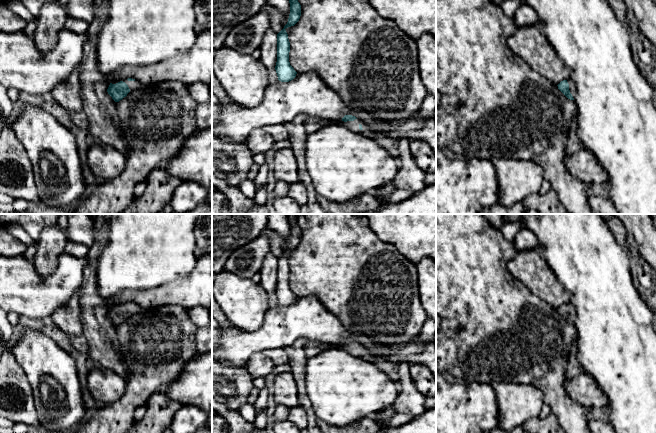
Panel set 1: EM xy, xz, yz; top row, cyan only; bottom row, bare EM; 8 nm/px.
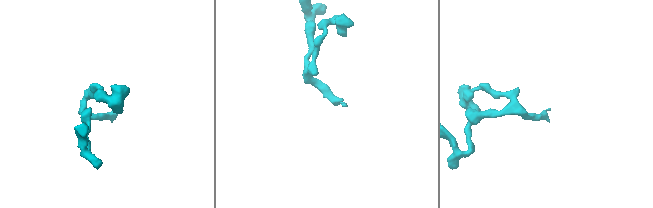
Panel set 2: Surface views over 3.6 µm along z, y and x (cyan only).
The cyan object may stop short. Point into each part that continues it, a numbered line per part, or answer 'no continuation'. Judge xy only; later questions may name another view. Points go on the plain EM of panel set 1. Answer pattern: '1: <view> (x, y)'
1: xy (133, 309)

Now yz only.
1: yz (572, 310)

